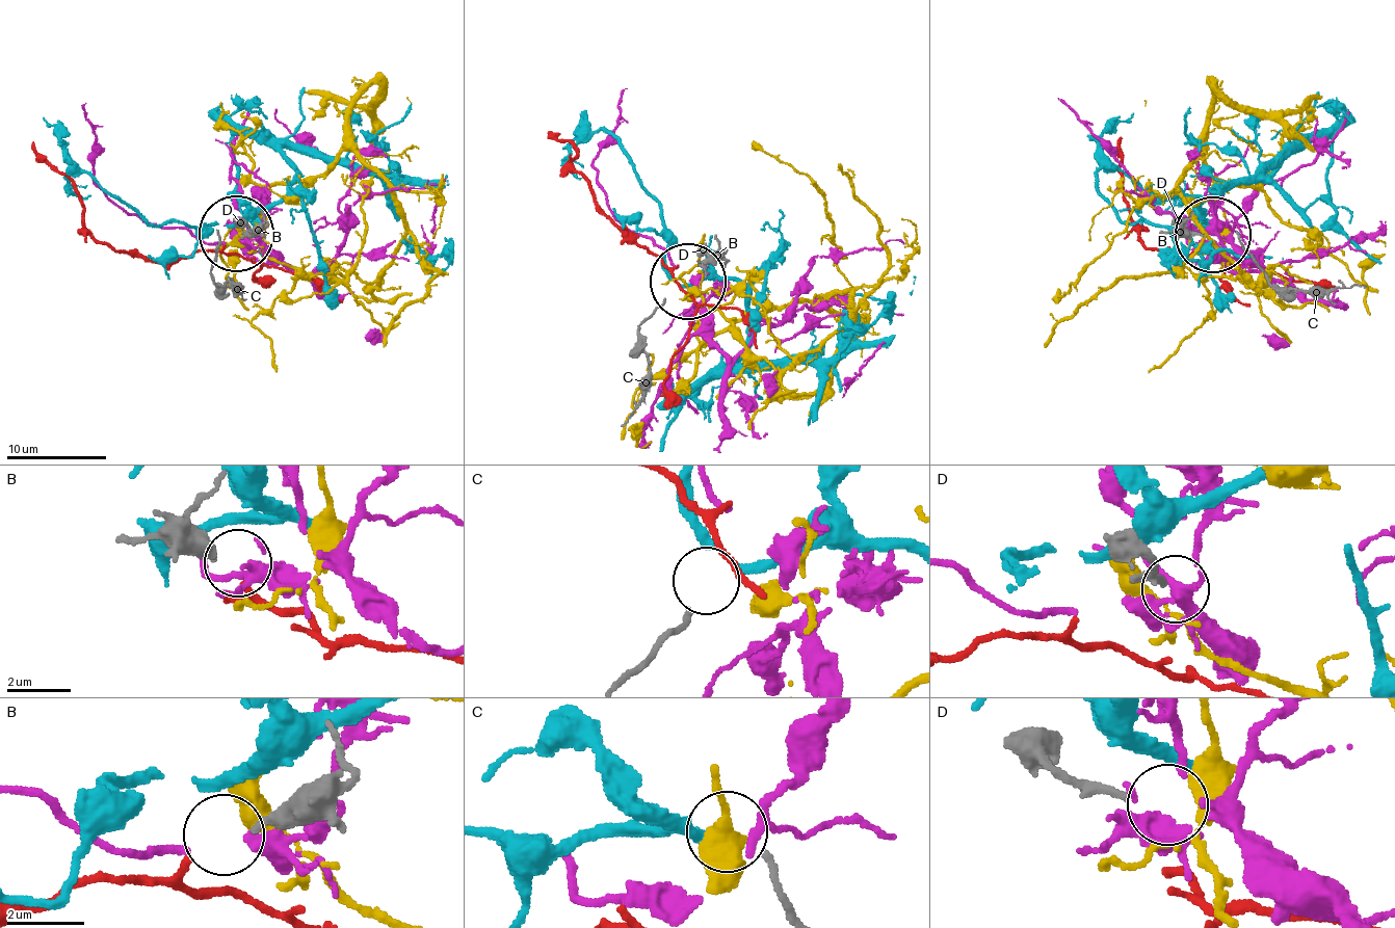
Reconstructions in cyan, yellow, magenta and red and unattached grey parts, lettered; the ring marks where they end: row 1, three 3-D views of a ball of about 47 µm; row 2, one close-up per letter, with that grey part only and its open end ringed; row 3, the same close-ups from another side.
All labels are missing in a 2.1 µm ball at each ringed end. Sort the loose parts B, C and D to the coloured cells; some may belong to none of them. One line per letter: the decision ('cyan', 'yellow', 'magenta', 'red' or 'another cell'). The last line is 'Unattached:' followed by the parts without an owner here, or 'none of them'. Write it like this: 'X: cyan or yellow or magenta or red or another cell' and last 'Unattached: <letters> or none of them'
B: red
C: cyan
D: another cell
Unattached: D

